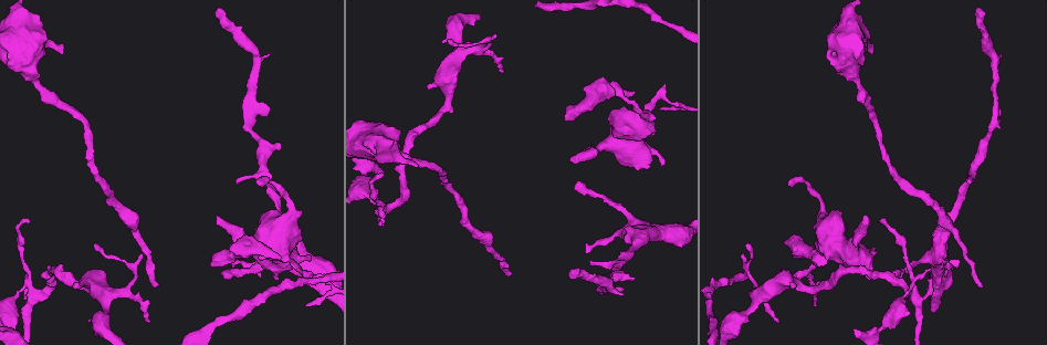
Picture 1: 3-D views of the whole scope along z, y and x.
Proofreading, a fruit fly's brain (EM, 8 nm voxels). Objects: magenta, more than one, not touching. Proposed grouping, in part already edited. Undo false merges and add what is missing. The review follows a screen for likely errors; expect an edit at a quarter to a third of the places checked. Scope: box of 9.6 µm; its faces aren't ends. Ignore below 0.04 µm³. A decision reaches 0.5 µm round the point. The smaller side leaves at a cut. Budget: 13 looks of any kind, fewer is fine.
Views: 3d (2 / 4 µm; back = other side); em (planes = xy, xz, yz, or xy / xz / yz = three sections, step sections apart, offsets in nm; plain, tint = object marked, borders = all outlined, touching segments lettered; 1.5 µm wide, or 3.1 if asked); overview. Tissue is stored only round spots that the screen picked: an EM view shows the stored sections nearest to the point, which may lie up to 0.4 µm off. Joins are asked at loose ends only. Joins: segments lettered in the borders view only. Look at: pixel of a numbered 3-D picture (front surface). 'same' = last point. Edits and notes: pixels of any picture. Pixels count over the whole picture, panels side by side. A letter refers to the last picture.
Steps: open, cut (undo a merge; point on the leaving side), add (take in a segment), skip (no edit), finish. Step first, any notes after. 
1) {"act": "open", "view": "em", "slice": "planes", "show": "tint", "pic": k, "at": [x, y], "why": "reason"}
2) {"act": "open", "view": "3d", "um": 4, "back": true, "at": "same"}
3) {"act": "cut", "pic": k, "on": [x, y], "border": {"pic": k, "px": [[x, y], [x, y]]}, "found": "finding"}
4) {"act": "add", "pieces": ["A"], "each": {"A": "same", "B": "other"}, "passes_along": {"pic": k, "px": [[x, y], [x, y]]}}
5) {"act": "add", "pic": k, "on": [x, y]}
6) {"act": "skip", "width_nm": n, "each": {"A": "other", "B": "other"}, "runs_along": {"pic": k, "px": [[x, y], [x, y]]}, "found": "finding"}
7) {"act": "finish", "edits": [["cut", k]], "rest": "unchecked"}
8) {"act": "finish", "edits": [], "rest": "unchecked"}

{"act": "open", "view": "3d", "um": 4, "pic": 1, "at": [570, 271], "why": "long arm stops here"}

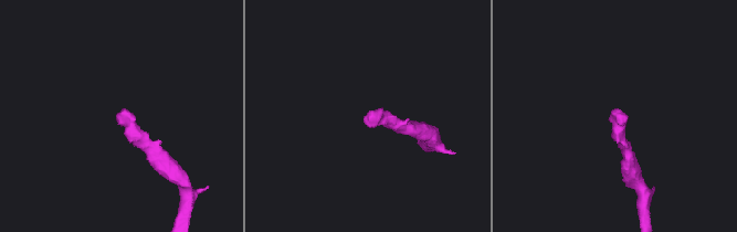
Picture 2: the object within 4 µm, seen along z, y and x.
{"act": "open", "view": "em", "slice": "yz", "step": 8, "show": "borders", "pic": 2, "at": [616, 112]}

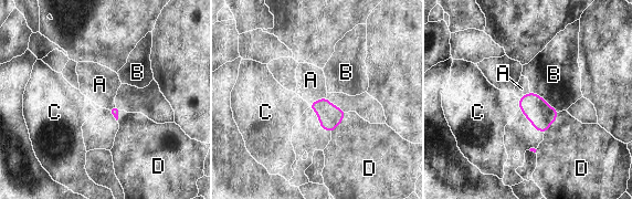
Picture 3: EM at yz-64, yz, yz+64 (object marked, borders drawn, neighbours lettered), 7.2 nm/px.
{"act": "open", "view": "em", "slice": "planes", "show": "borders", "at": "same", "why": "another direction"}

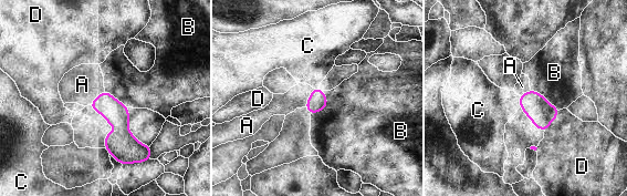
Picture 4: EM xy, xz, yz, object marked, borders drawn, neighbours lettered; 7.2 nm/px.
{"act": "skip", "width_nm": 140, "each": {"A": "other", "B": "other", "C": "other", "D": "other"}, "border": {"pic": 4, "px": [[323, 91], [326, 105], [311, 114]]}, "found": "no lettered segment goes on from it"}

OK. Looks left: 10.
{"act": "open", "view": "3d", "um": 4, "pic": 1, "at": [269, 106], "why": "an open end"}

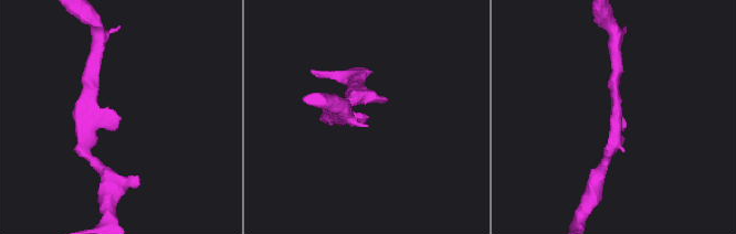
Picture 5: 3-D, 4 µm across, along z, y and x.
{"act": "open", "view": "em", "slice": "yz", "step": 8, "show": "tint", "pic": 5, "at": [118, 117], "why": "shape alone is not enough"}

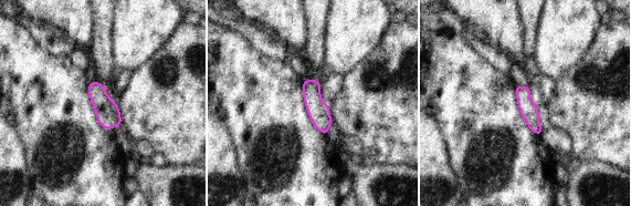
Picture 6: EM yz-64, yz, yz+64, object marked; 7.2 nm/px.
{"act": "open", "view": "em", "slice": "planes", "show": "borders", "at": "same", "why": "cut it another way"}

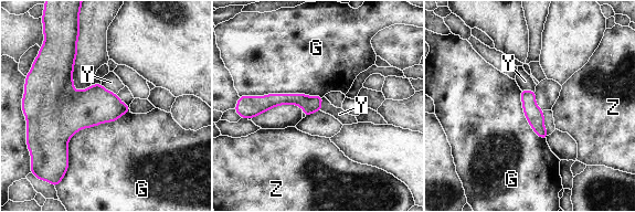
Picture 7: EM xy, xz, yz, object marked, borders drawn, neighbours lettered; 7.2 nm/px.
{"act": "skip", "longest_contact_nm": ["G", 600], "each": {"G": "other", "Y": "other", "Z": "other"}, "runs_along": {"pic": 7, "px": [[319, 98], [276, 99], [272, 104]]}, "found": "no lettered segment goes on from it"}

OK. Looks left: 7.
{"act": "open", "view": "3d", "um": 2, "pic": 1, "at": [509, 273], "why": "thin end"}

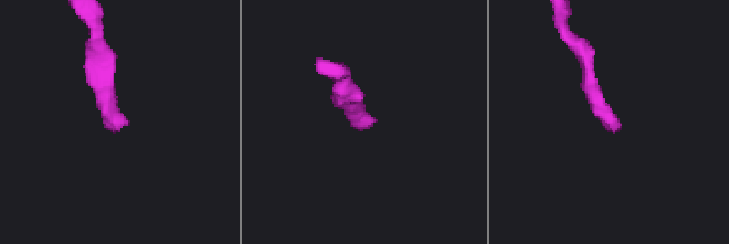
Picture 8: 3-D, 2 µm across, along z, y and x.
{"act": "open", "view": "em", "slice": "planes", "show": "borders", "pic": 8, "at": [362, 130]}

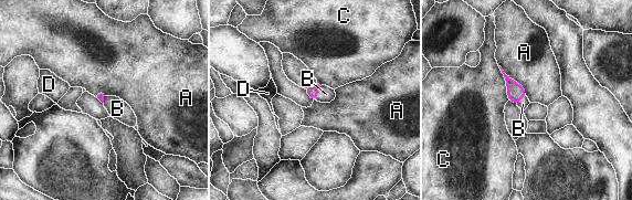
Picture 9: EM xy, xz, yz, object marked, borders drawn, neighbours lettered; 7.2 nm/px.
{"act": "add", "pieces": ["B"], "each": {"A": "other", "B": "same", "C": "other", "D": "other"}, "found": "the cell continues"}

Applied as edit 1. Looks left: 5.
{"act": "open", "view": "3d", "um": 2, "pic": 1, "at": [577, 182], "why": "tapers out"}

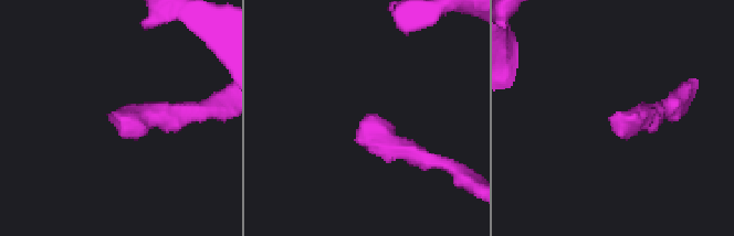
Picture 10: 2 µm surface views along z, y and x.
{"act": "open", "view": "em", "slice": "planes", "show": "borders", "pic": 10, "at": [365, 117], "why": "shape alone is not enough"}

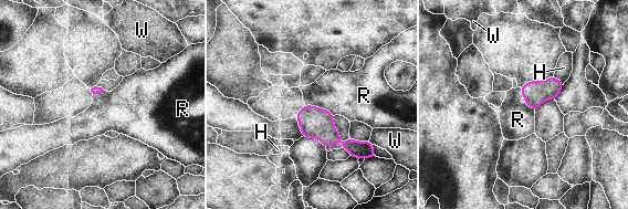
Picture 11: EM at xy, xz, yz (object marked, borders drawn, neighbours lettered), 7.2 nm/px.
{"act": "skip", "each": {"H": "other", "R": "other", "W": "other"}, "border": {"pic": 11, "px": [[305, 104], [320, 106], [334, 115]]}, "found": "none of them fits"}

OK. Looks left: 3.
{"act": "open", "view": "em", "slice": "planes", "show": "borders", "pic": 1, "at": [217, 217], "why": "free end"}

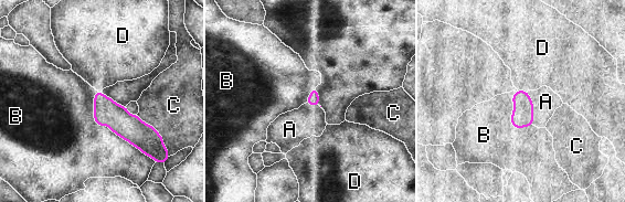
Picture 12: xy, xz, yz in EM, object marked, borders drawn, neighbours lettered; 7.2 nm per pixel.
{"act": "add", "pieces": ["A"], "longest_contact_nm": ["B", 600], "each": {"A": "same", "B": "other", "C": "other", "D": "other"}, "found": "it goes on there"}

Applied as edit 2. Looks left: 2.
{"act": "finish", "edits": [["add", 9], ["add", 12]], "rest": "unchecked"}

